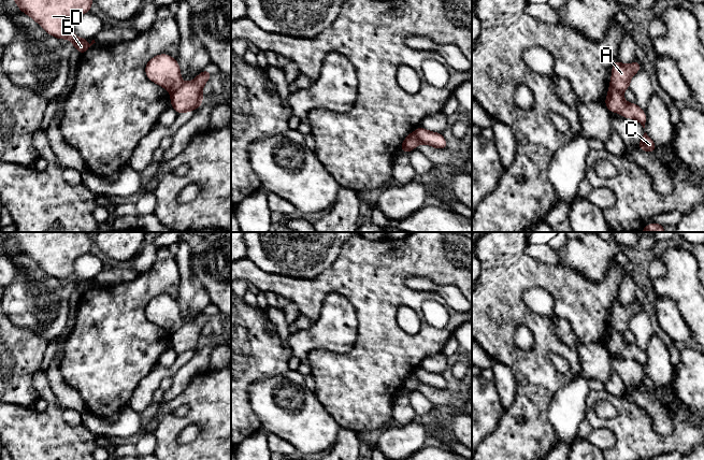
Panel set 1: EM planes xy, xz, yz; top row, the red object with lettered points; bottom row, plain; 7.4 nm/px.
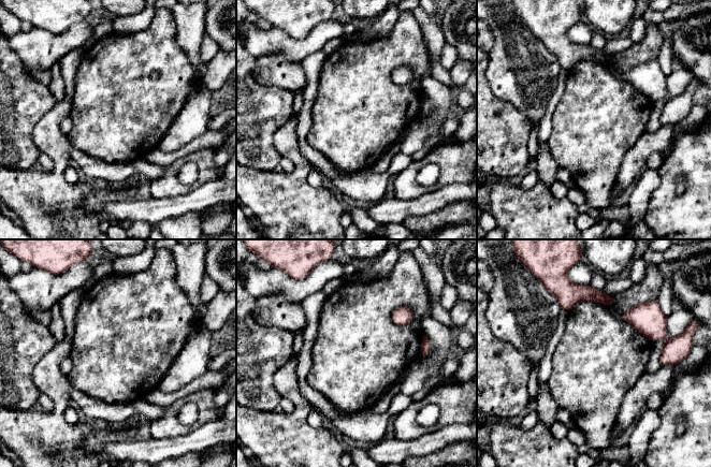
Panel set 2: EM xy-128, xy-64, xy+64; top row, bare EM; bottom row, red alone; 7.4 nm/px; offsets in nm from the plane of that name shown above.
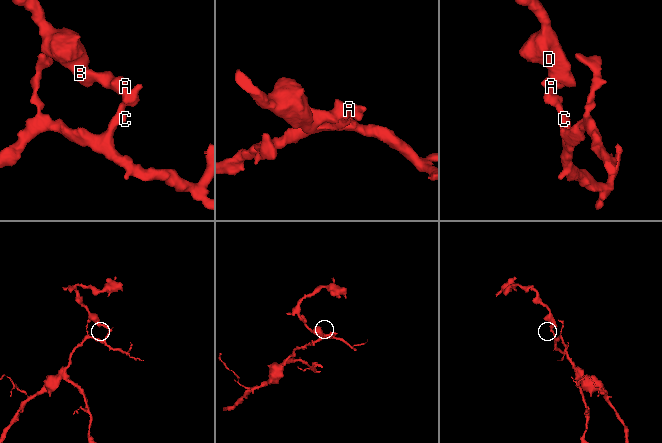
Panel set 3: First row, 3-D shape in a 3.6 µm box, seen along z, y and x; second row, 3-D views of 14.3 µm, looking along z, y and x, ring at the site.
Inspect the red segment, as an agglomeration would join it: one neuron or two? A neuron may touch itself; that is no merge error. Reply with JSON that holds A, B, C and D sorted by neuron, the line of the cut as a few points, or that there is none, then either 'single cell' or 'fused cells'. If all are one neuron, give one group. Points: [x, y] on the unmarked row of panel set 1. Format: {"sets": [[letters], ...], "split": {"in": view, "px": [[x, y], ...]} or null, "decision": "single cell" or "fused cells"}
{"sets": [["A", "B", "D"], ["C"]], "split": {"in": "xy", "px": [[183, 324], [171, 334]]}, "decision": "fused cells"}

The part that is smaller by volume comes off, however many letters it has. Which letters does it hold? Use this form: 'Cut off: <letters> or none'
Cut off: A, B, D

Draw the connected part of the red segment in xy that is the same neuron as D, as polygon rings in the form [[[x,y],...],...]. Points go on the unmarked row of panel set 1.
[[[4,232],[4,235],[13,239],[18,249],[33,259],[48,275],[56,279],[69,279],[81,297],[96,284],[92,281],[88,285],[86,279],[73,275],[74,260],[82,255],[90,253],[94,238],[89,232]]]

